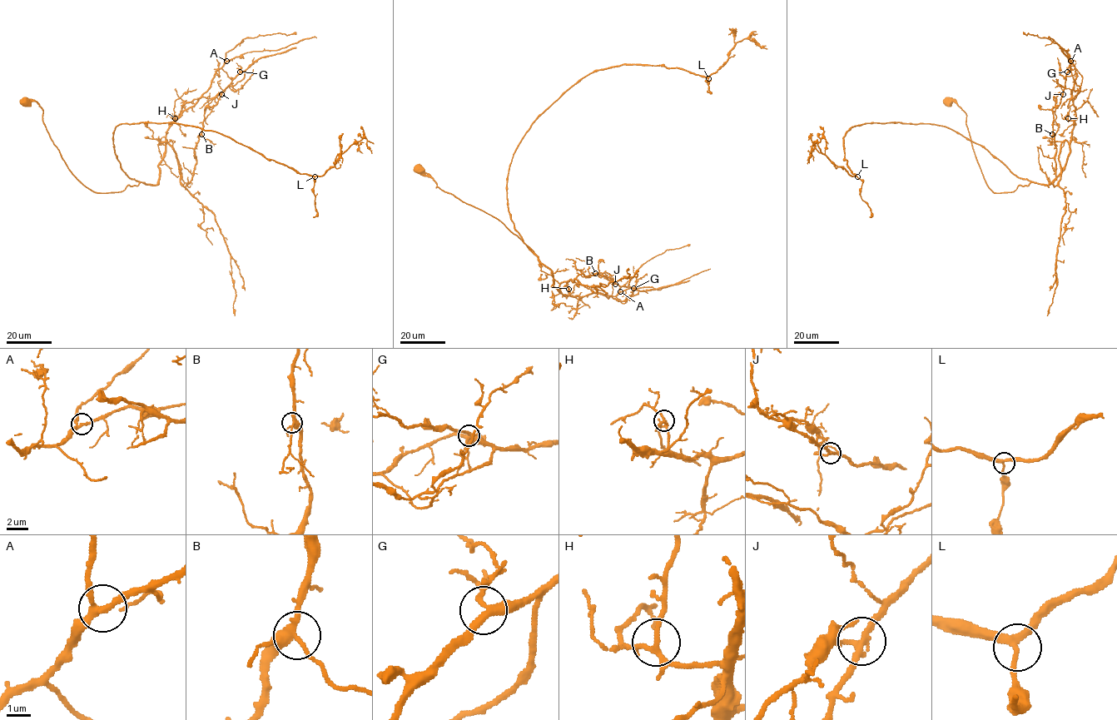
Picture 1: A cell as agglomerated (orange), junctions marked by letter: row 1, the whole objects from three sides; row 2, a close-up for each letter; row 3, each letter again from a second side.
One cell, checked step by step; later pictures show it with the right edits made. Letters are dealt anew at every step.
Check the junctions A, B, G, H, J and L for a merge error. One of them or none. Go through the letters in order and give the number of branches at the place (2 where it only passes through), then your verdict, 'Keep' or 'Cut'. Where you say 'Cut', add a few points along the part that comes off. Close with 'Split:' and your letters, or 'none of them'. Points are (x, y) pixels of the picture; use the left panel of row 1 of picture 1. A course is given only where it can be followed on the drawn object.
A: Branches: 3. Keep
B: Branches: 4. Keep
G: Branches: 4. Keep
H: Branches: 4. Keep
J: Branches: 4. Cut. Course of the part to remove: (220, 94), (245, 71), (241, 80), (200, 108)
L: Branches: 3. Keep
Split: J

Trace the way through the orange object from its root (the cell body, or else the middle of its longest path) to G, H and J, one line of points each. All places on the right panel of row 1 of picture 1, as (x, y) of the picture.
G: (949, 101), (965, 114), (993, 191), (1048, 185), (1068, 156), (1071, 96), (1080, 88), (1067, 72)
H: (949, 101), (965, 114), (976, 161), (995, 193), (1048, 185), (1058, 175), (1069, 152), (1074, 121), (1068, 118)
J: (949, 101), (965, 114), (986, 185), (1003, 193), (1048, 185), (1063, 170), (1080, 88), (1069, 71), (1063, 94)

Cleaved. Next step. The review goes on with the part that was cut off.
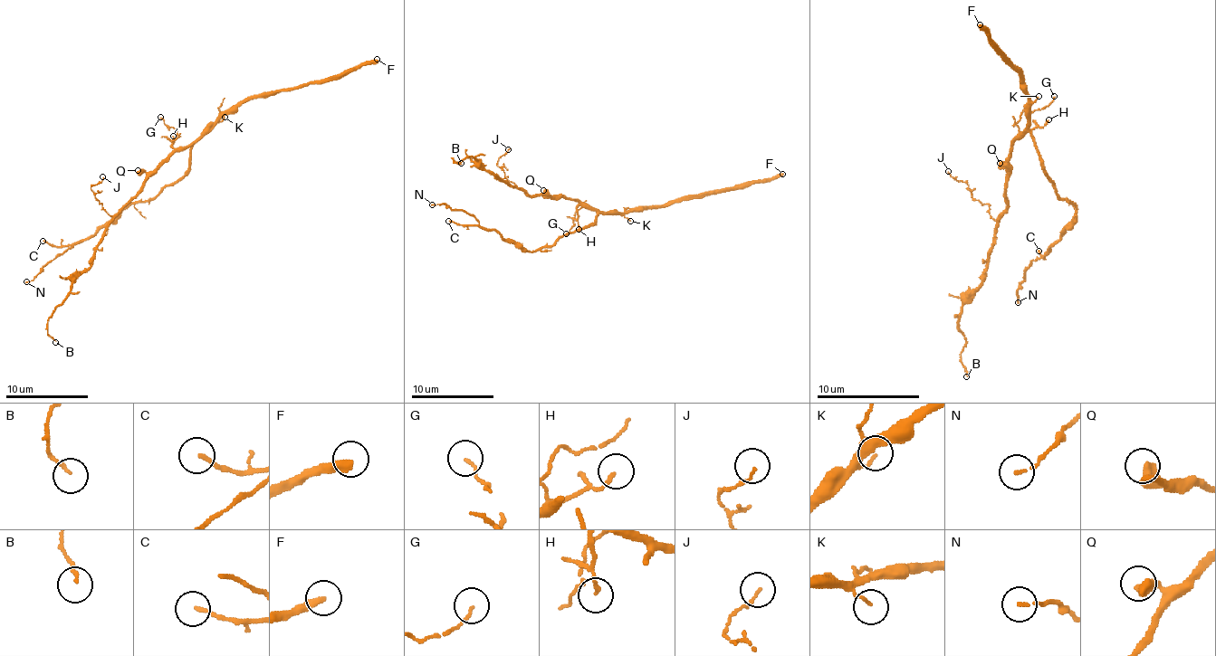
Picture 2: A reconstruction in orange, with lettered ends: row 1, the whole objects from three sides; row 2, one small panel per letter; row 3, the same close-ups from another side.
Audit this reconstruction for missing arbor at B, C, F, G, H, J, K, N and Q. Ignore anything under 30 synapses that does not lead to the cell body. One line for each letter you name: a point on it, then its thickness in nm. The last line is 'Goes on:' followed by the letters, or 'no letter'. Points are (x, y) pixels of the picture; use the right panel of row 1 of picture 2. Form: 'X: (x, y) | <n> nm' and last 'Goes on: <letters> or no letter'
F: (980, 24) | 320 nm
Goes on: F

